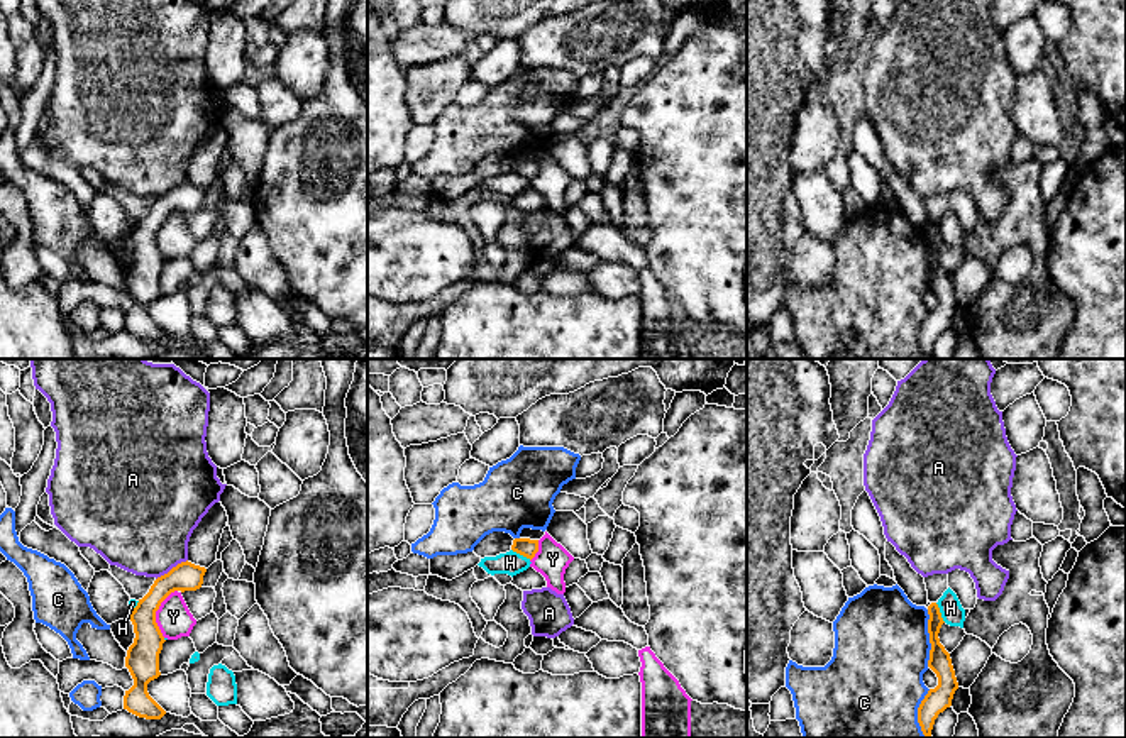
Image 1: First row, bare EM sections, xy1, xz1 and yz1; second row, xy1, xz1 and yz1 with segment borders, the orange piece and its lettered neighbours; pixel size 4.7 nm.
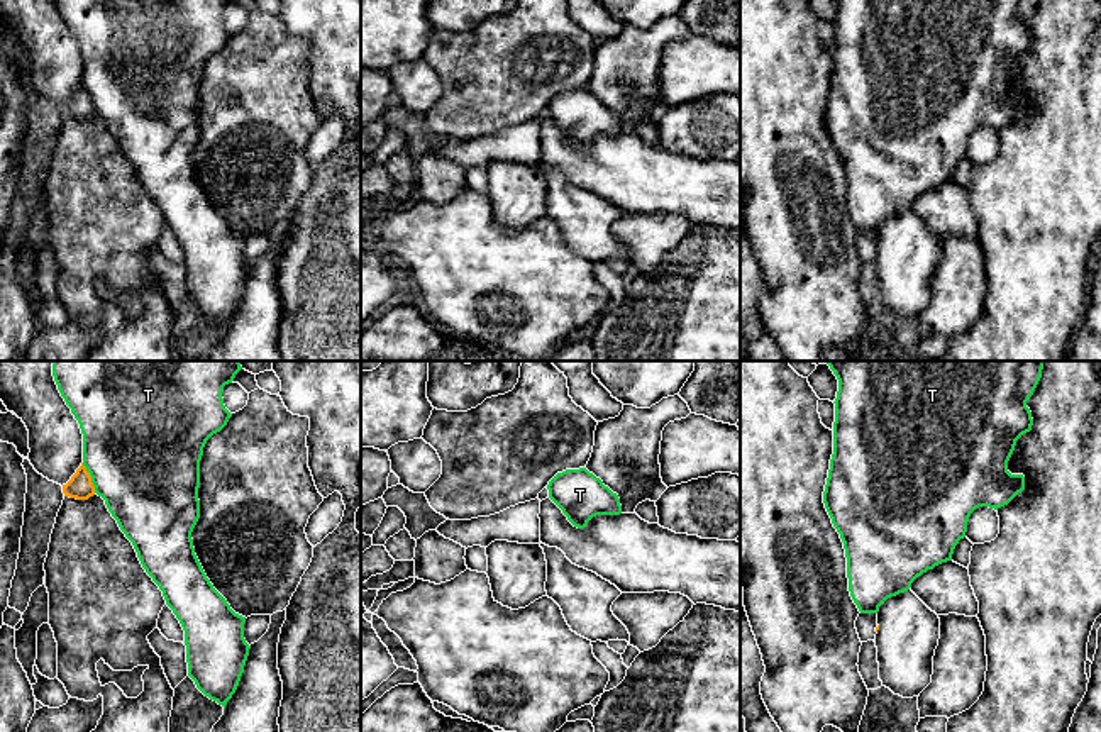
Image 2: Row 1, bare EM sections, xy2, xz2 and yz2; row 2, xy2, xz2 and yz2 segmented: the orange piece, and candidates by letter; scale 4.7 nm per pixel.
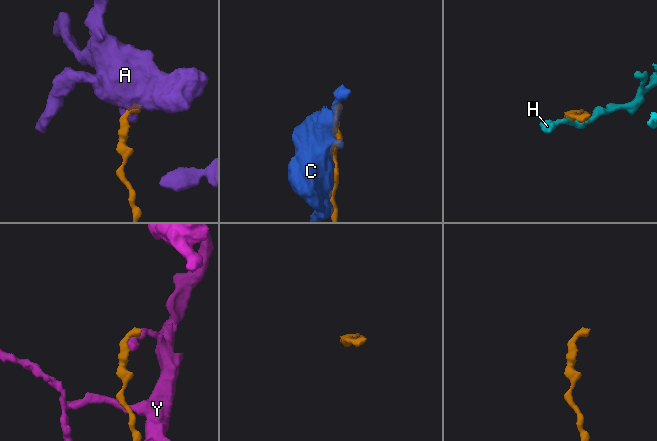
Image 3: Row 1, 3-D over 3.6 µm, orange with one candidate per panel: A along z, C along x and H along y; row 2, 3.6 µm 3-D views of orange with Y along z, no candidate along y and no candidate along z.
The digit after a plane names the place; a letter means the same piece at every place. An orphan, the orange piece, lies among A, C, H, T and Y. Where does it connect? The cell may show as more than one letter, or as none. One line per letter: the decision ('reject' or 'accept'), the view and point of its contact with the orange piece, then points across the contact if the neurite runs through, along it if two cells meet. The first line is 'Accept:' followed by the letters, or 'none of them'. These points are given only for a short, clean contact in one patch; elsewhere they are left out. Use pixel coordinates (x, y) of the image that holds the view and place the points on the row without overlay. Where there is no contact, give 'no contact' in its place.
Accept: none of them
A: reject; meets orange in xy1 at (173, 188); border along xy1 (187, 180), (156, 200)
C: reject; meets orange in yz1 at (930, 259)
H: reject; meets orange in yz1 at (940, 234); border along yz1 (935, 224), (945, 242)
T: reject; meets orange in xy2 at (90, 99)
Y: reject; meets orange in xy1 at (154, 234)

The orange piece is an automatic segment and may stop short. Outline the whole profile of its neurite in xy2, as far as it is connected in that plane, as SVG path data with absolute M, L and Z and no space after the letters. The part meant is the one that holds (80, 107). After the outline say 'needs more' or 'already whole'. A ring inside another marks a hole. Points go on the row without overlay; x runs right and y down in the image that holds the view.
M83 83L71 97L71 100L66 105L63 105L63 114L64 117L76 119L76 120L88 120L90 117L95 115L91 97L83 86Z | already whole

